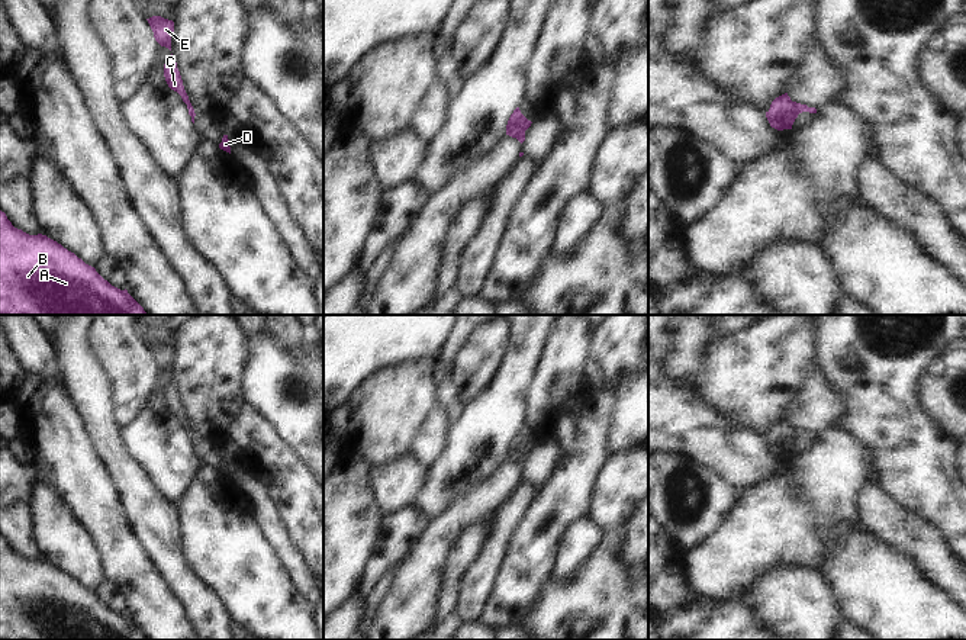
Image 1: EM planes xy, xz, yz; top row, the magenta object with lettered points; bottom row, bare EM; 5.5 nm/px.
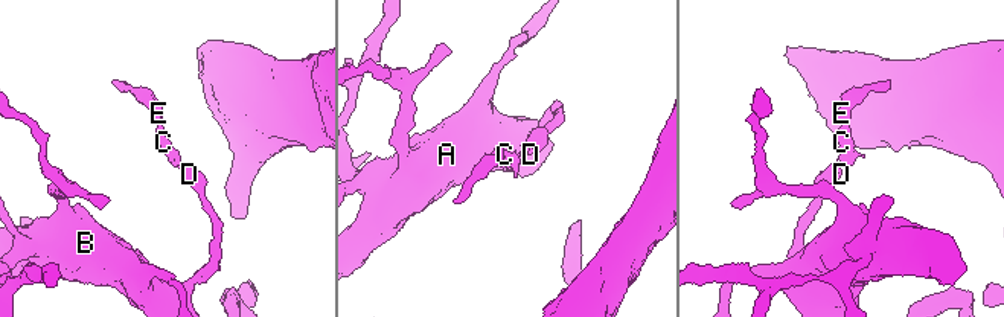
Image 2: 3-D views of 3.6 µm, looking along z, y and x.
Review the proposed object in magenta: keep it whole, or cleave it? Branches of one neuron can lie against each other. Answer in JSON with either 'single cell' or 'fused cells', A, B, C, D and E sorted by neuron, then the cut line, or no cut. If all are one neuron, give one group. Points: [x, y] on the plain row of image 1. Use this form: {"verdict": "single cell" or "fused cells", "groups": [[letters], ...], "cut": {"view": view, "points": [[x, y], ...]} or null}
{"verdict": "single cell", "groups": [["A", "B", "C", "D", "E"]], "cut": null}

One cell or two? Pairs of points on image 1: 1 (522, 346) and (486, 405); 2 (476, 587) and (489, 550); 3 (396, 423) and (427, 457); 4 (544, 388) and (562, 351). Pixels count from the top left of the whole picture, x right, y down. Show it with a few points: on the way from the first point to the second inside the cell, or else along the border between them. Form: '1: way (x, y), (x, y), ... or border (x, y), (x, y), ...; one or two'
1: way (519, 360), (511, 380), (501, 391); one
2: way (480, 578), (489, 559); one
3: border (428, 409), (412, 439), (408, 453); two
4: way (550, 379), (560, 367), (562, 360); one

